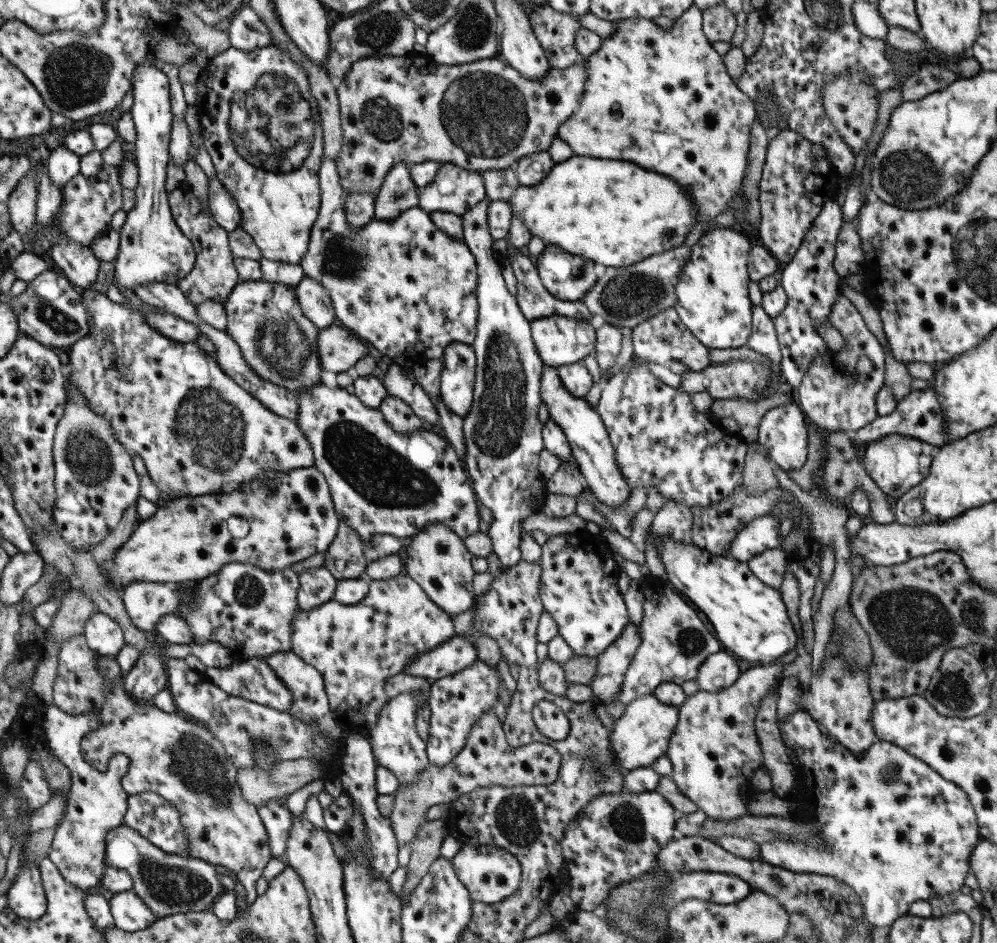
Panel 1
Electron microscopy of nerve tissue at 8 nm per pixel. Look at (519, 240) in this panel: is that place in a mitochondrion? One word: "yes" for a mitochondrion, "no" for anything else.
no

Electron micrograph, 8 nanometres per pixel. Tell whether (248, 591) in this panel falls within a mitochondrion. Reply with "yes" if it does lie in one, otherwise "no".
yes

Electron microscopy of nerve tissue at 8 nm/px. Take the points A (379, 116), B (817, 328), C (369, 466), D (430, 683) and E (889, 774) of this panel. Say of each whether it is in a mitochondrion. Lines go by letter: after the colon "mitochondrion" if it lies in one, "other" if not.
A: mitochondrion
B: other
C: mitochondrion
D: other
E: mitochondrion

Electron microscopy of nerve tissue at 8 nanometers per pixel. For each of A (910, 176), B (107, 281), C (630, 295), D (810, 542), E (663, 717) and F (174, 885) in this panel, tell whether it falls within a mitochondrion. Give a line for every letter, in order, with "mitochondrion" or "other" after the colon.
A: mitochondrion
B: other
C: mitochondrion
D: other
E: other
F: mitochondrion

